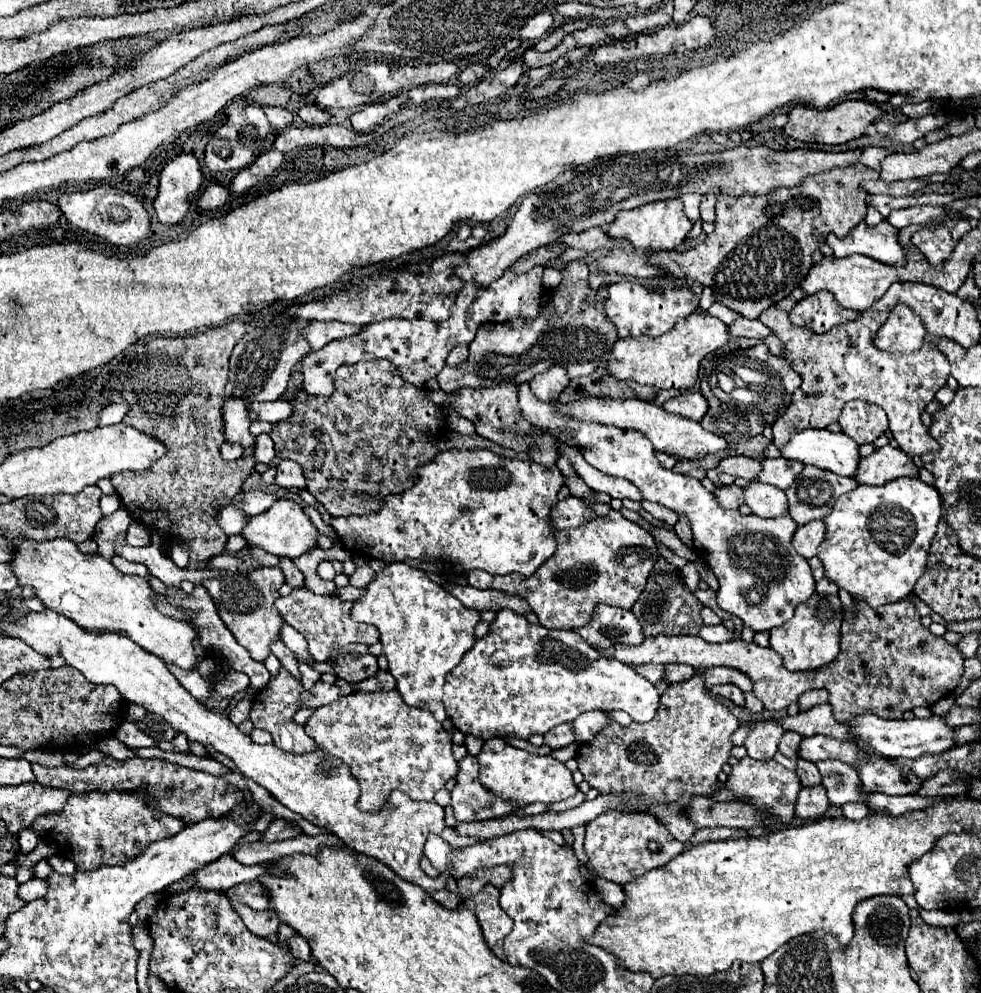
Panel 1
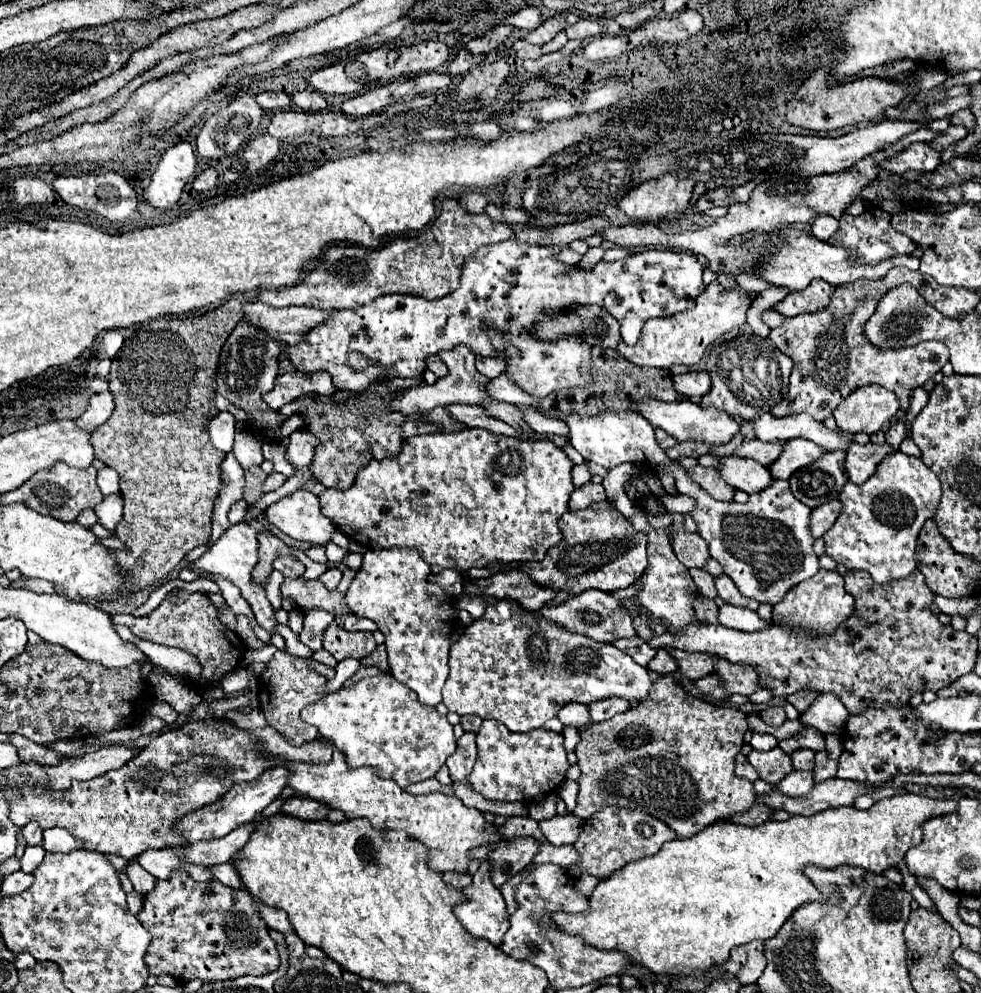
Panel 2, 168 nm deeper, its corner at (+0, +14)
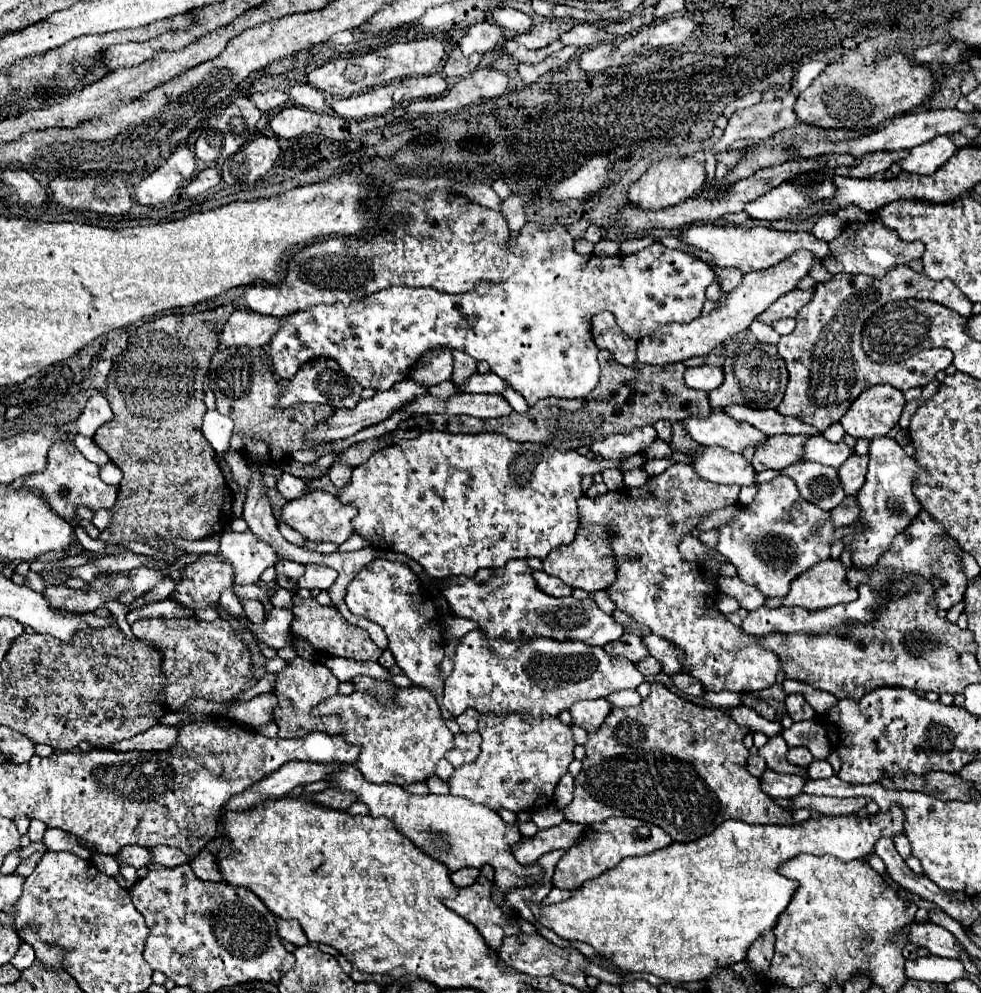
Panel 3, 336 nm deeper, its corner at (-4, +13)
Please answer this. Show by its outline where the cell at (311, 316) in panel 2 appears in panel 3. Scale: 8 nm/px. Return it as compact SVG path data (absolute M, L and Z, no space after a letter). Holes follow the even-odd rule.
M246 307L236 309L220 333L220 347L264 347L280 329L280 317L254 313Z

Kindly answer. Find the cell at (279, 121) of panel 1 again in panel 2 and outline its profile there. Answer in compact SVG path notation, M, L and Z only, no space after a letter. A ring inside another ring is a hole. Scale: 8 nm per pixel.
M262 92L256 94L256 102L262 106L262 110L270 110L270 112L282 112L288 110L292 106L292 100L288 94L284 92Z

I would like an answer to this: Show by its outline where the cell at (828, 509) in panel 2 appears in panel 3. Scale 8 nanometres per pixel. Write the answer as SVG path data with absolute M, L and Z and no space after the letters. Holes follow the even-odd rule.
M844 497L844 501L830 511L830 519L832 519L832 525L836 529L852 525L858 519L858 501L856 501L856 497Z

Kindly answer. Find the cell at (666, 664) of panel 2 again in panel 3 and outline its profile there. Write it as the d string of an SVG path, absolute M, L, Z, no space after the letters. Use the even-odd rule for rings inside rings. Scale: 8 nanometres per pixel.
M648 655L646 659L642 659L642 661L638 663L638 669L640 669L646 677L650 677L650 675L656 675L656 673L662 671L662 663L658 663L658 659L654 659L652 655Z

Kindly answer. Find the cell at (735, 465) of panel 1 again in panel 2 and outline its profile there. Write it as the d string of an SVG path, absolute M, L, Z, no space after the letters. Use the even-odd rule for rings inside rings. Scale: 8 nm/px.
M758 438L751 439L750 442L742 442L738 448L736 448L736 456L742 456L742 458L752 458L756 462L760 462L762 466L770 466L778 454L782 454L782 446L786 442L762 442Z

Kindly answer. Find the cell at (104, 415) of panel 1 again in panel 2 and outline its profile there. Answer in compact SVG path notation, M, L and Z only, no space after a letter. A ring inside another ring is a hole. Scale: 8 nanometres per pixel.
M110 390L94 394L88 402L88 410L76 420L76 426L86 432L92 432L100 424L104 424L112 416L112 412L114 412L114 398Z

